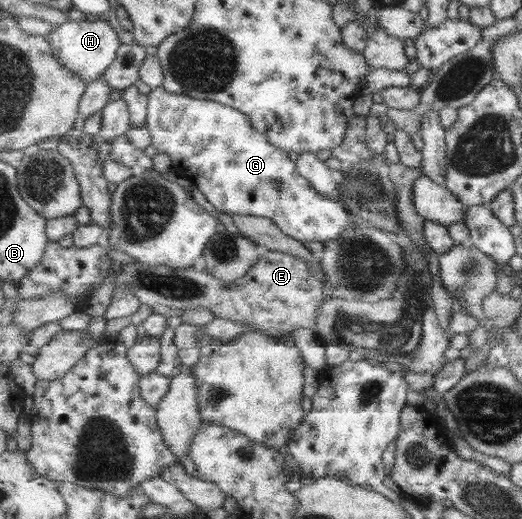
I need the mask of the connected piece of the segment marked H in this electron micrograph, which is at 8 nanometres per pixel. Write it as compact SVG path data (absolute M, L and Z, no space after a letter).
M96 18L66 21L52 29L47 37L52 42L56 54L60 56L60 62L64 62L70 70L74 70L88 83L100 78L114 63L118 50L123 44L118 31L108 23L108 20L101 21Z

